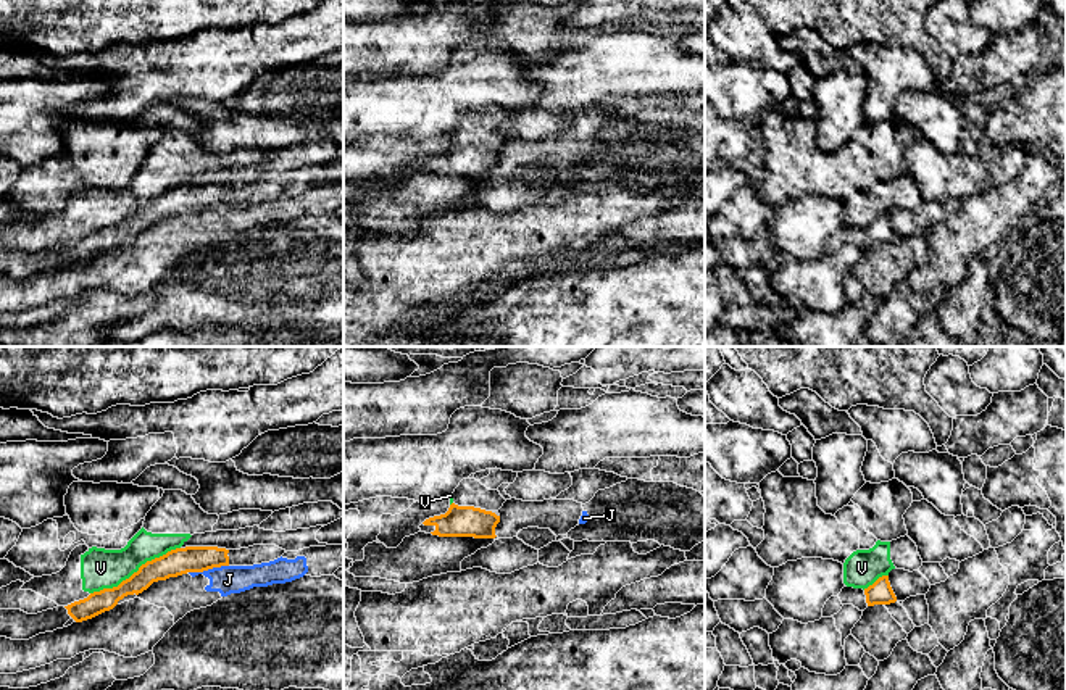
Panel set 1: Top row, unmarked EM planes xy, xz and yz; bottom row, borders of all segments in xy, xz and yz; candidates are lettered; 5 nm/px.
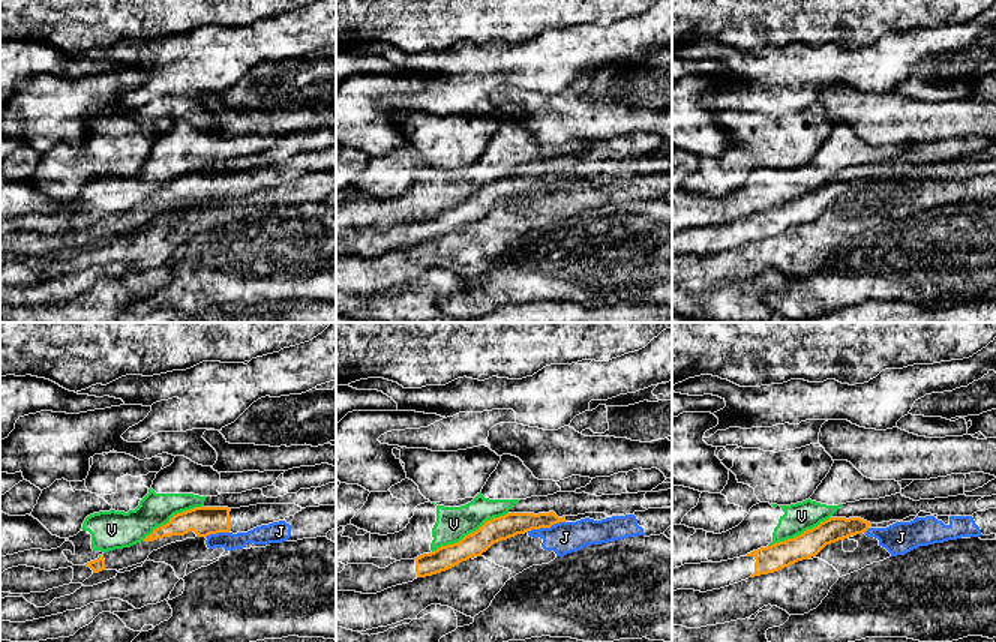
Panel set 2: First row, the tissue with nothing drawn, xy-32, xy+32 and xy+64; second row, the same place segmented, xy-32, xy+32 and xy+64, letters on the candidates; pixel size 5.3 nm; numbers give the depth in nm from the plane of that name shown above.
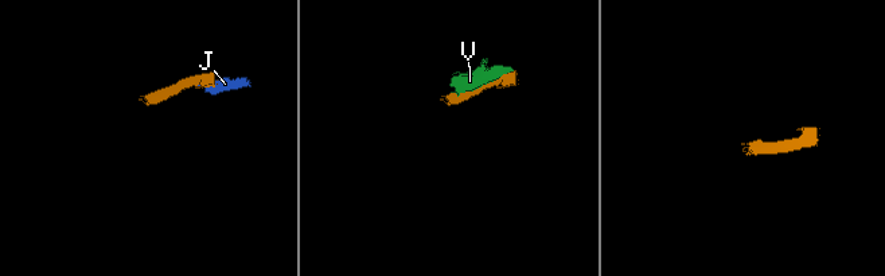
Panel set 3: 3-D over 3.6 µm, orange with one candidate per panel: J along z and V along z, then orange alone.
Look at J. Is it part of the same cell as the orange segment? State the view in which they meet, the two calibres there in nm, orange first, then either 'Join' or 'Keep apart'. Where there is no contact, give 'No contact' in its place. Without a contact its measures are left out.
Touches orange in xy. Thickness 130 nm (orange) against 140 nm. Keep apart

